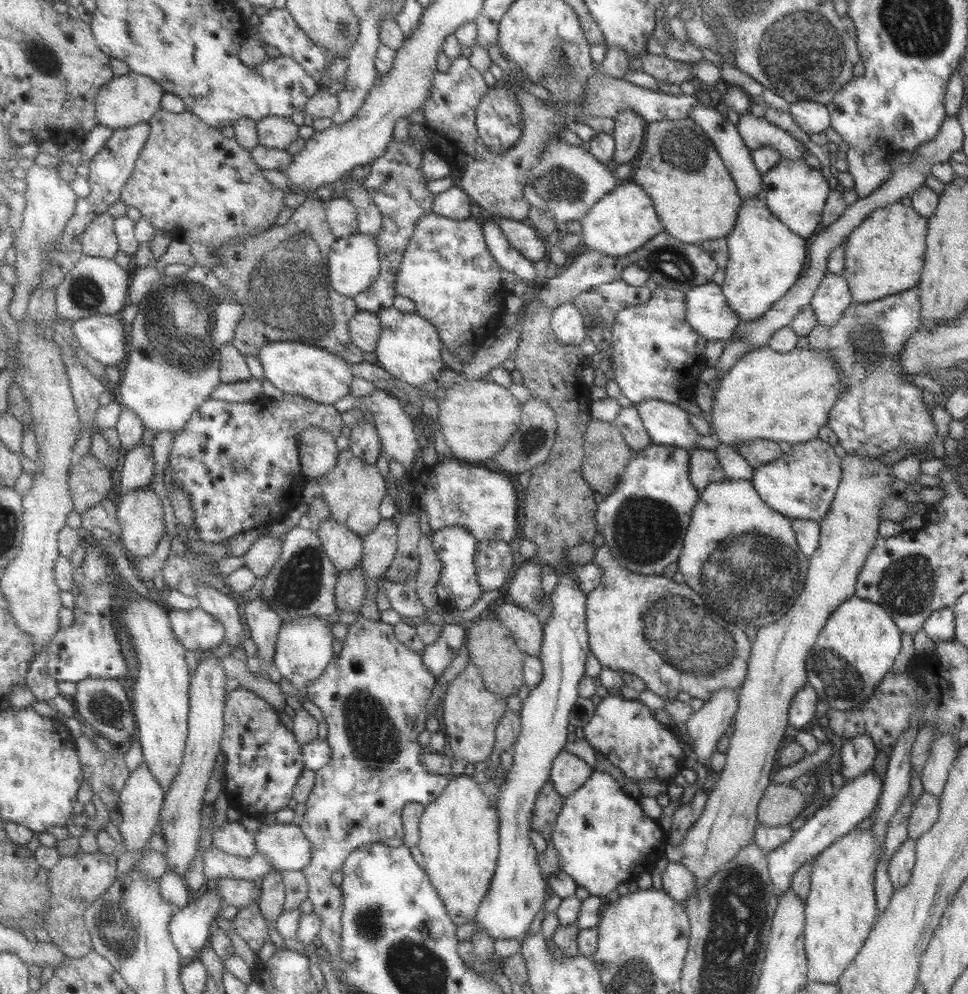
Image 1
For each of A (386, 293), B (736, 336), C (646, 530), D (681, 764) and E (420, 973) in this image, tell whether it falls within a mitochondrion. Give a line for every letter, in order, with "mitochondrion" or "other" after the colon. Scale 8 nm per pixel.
A: other
B: other
C: mitochondrion
D: other
E: mitochondrion

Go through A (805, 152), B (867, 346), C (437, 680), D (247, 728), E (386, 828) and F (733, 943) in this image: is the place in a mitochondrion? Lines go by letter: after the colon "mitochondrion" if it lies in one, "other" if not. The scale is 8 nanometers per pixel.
A: other
B: mitochondrion
C: other
D: other
E: other
F: mitochondrion

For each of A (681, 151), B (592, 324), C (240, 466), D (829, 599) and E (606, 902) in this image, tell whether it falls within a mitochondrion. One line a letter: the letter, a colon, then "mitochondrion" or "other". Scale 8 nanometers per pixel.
A: mitochondrion
B: other
C: mitochondrion
D: other
E: other

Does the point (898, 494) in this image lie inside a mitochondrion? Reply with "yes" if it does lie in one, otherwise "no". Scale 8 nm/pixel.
no

